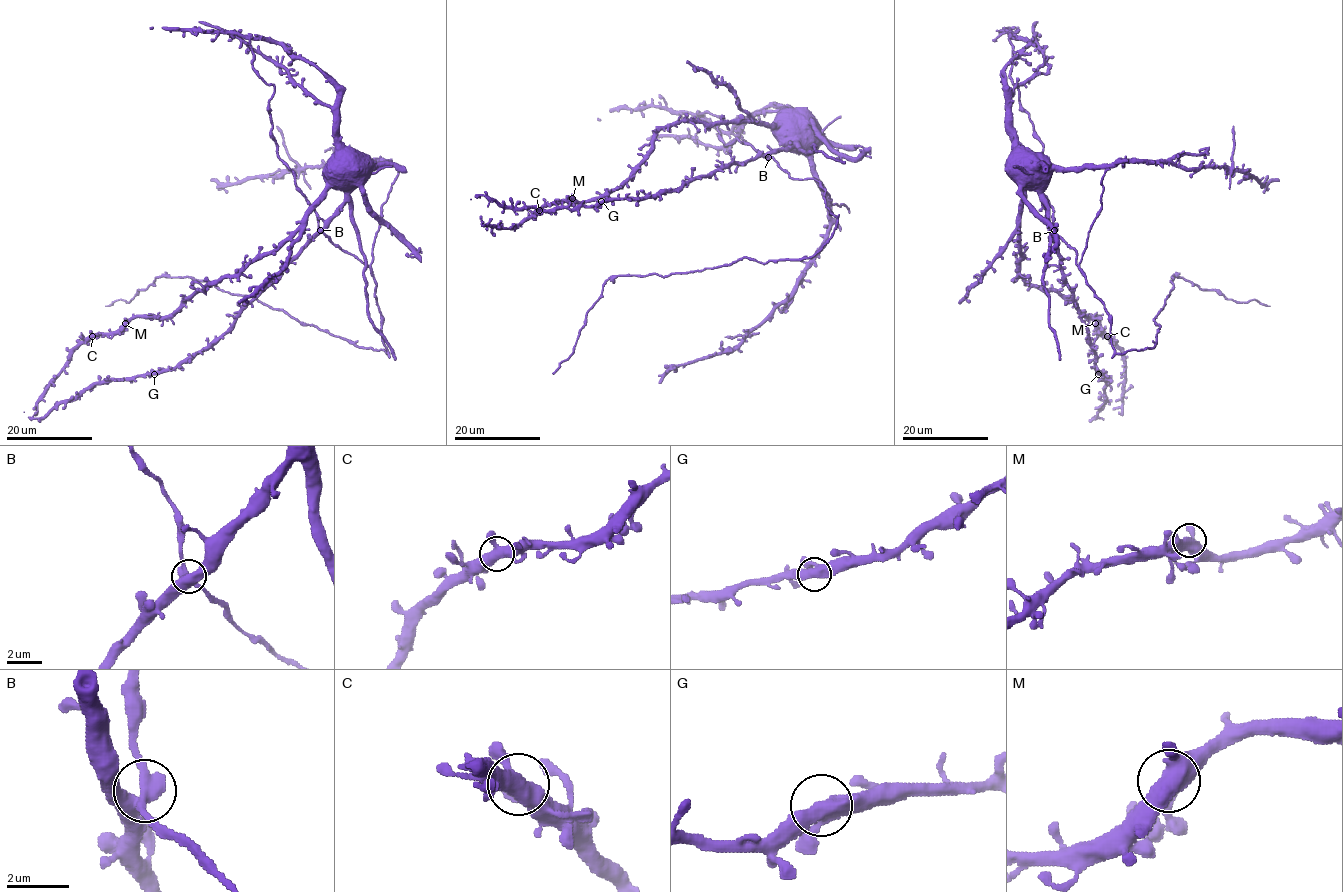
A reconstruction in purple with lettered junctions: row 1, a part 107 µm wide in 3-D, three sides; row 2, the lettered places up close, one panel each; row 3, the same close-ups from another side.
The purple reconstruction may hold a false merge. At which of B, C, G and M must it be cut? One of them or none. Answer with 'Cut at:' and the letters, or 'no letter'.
Cut at: no letter

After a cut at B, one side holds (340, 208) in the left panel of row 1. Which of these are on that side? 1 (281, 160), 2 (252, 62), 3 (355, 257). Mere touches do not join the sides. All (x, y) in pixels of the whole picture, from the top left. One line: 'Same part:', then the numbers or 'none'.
Same part: none

